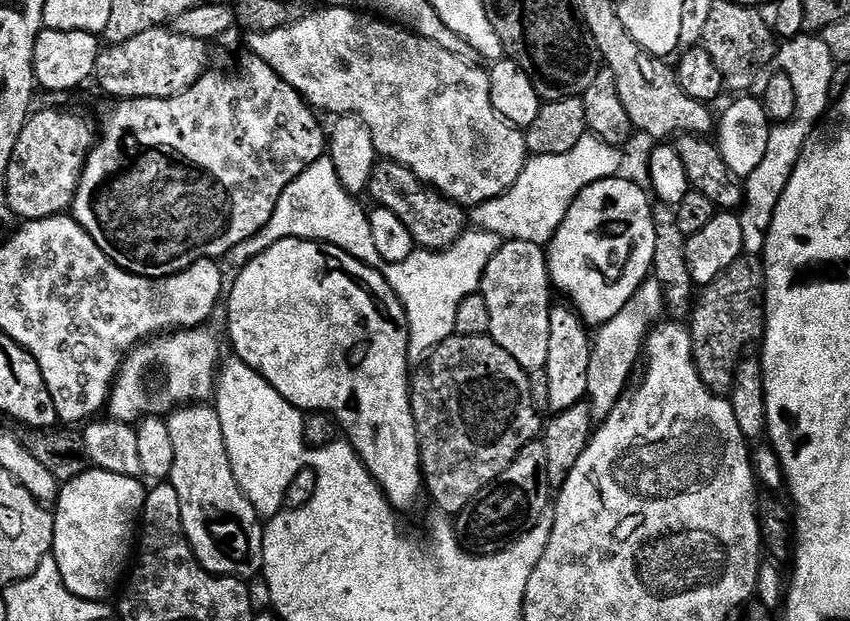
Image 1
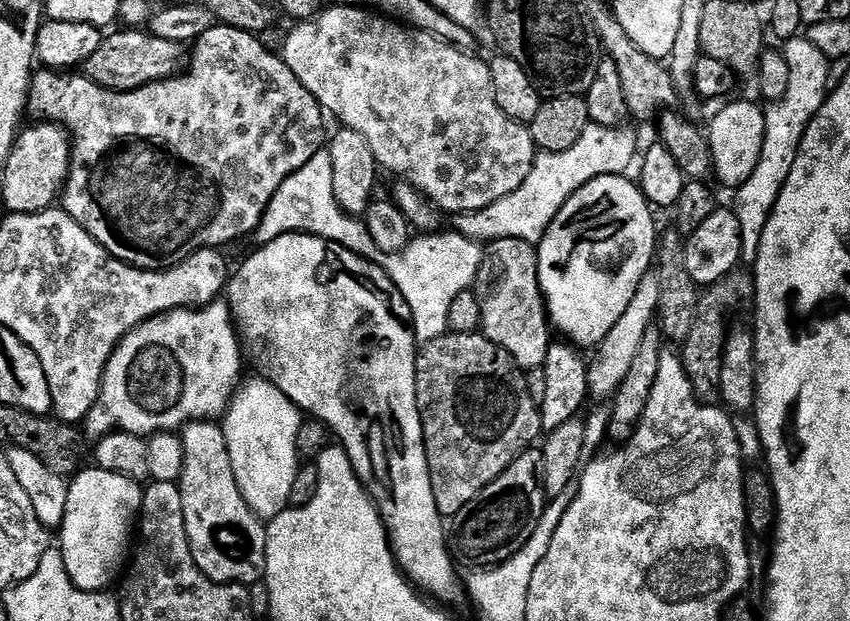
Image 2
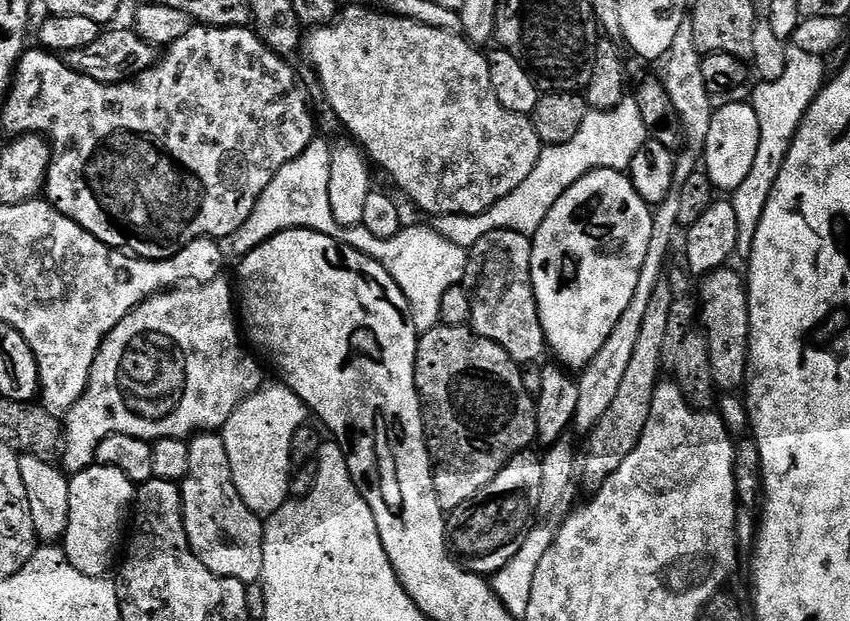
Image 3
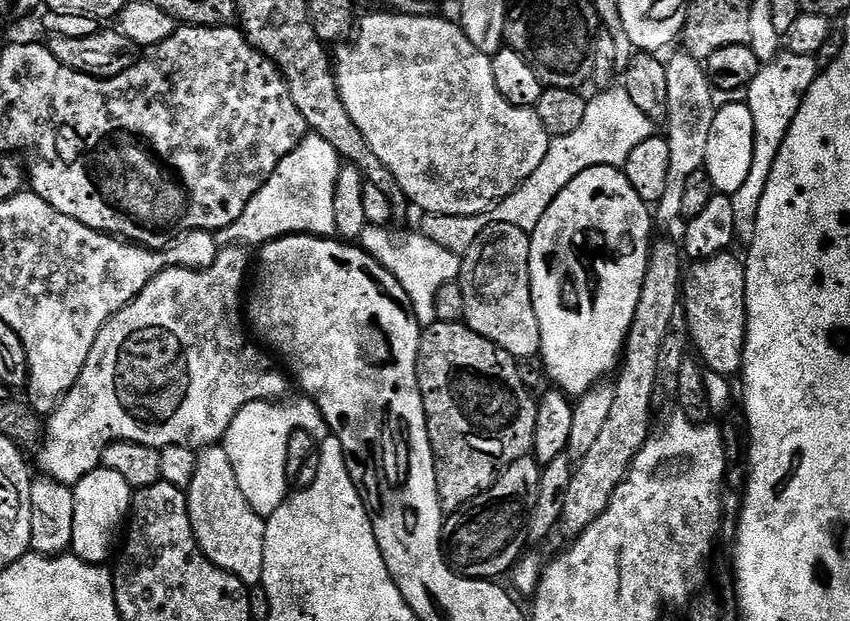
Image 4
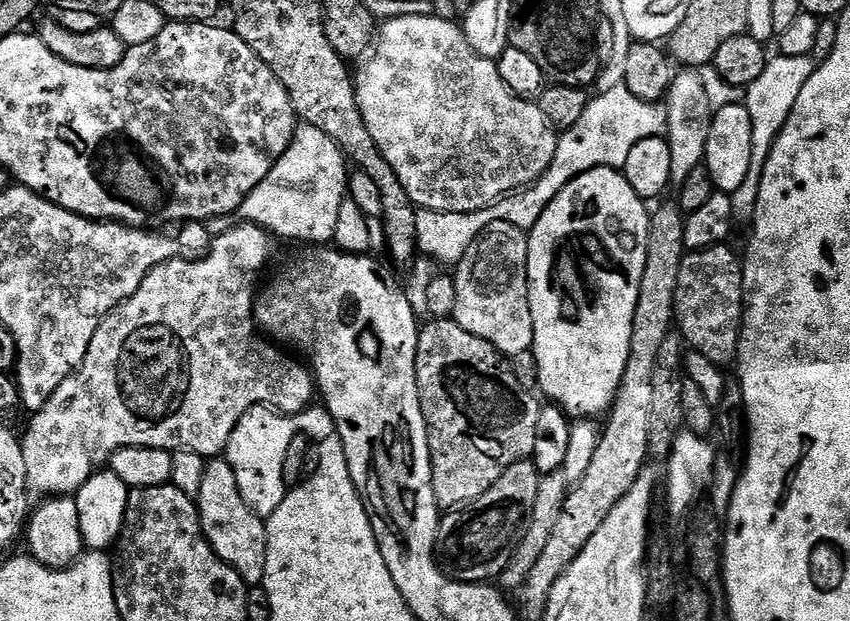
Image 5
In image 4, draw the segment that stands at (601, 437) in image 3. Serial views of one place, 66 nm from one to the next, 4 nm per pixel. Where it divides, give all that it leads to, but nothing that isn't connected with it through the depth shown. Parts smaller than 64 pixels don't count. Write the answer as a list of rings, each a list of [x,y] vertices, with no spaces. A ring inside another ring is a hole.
[[[657,239],[651,245],[646,266],[646,278],[642,282],[642,294],[638,298],[638,310],[628,331],[622,359],[614,378],[614,403],[607,415],[606,426],[590,452],[575,465],[570,490],[564,495],[558,532],[567,538],[582,535],[610,504],[614,490],[623,482],[632,459],[640,453],[653,431],[651,402],[654,378],[657,377],[657,359],[661,345],[669,329],[670,318],[676,307],[682,304],[682,281],[686,271],[682,248],[672,240]]]

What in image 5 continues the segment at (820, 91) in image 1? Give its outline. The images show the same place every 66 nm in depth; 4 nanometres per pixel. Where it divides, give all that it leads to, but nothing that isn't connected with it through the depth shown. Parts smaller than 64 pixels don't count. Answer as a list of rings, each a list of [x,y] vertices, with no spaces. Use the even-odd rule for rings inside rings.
[[[773,55],[768,61],[766,70],[762,70],[758,82],[754,82],[746,90],[746,107],[750,114],[752,138],[750,145],[750,174],[746,174],[746,182],[738,186],[738,190],[730,193],[734,206],[733,221],[737,225],[751,225],[756,218],[758,206],[758,190],[762,182],[762,170],[786,118],[790,118],[790,110],[794,110],[794,102],[798,102],[798,94],[802,94],[802,86],[810,78],[814,61],[811,56]]]

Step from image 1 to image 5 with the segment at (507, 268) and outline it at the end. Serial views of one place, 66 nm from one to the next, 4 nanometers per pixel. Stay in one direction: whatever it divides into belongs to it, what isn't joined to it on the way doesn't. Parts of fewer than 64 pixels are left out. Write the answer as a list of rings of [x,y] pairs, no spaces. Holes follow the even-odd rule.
[[[494,222],[474,238],[466,254],[462,254],[462,258],[454,265],[456,297],[451,319],[456,320],[462,330],[478,334],[478,338],[490,342],[509,358],[529,351],[534,338],[534,318],[530,314],[528,293],[528,238],[529,233],[525,229],[510,226],[510,222]]]

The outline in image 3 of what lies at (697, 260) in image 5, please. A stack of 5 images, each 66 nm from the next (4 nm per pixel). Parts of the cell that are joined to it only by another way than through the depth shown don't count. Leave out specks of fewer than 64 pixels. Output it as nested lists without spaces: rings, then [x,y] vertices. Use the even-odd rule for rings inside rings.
[[[732,266],[709,272],[699,281],[698,324],[710,346],[713,385],[721,393],[735,393],[743,389],[748,379],[750,310],[745,277],[741,273],[739,276]]]

